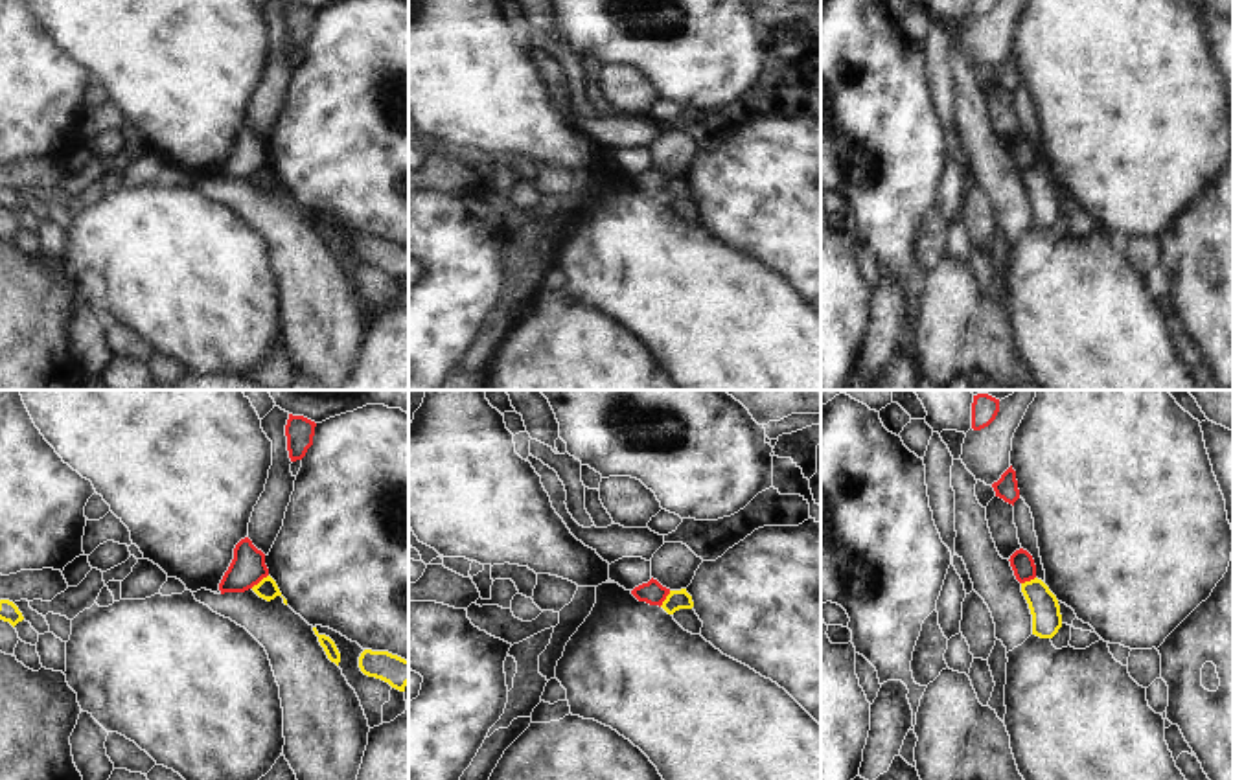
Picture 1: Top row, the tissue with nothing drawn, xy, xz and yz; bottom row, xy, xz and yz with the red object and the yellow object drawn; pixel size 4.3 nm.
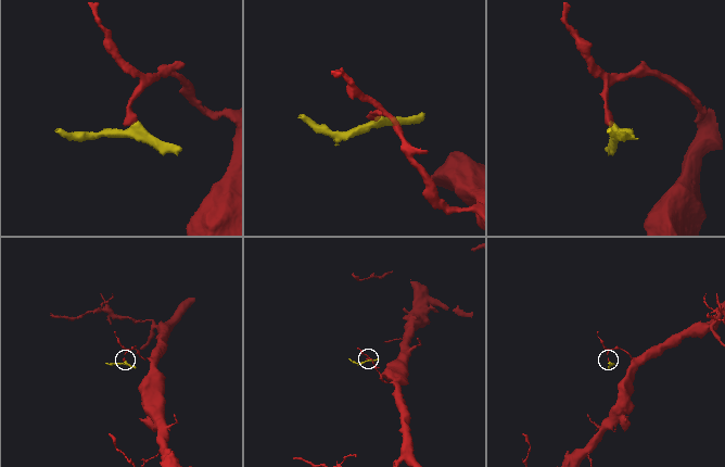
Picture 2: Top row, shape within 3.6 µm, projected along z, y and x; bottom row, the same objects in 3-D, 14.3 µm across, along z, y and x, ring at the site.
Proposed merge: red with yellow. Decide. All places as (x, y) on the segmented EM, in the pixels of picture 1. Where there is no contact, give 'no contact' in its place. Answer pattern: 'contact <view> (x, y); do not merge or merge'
contact xy (258, 582); do not merge

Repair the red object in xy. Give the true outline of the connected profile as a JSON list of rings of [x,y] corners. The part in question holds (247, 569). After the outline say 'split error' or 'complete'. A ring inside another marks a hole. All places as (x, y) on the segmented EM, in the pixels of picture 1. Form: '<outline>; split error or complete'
[[[245,537],[234,548],[234,559],[219,583],[219,591],[221,594],[245,592],[267,576],[265,554]]]; complete

